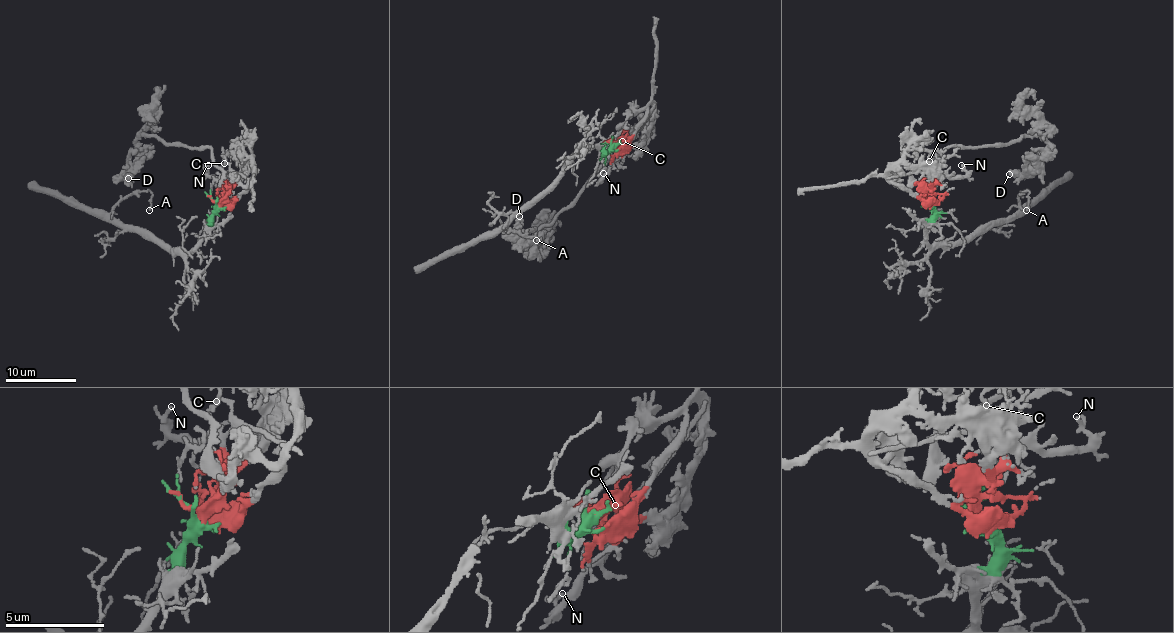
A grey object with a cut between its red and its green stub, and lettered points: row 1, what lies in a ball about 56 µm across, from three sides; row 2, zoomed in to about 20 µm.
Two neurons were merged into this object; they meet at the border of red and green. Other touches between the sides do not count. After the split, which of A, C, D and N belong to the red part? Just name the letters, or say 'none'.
C, D, N

